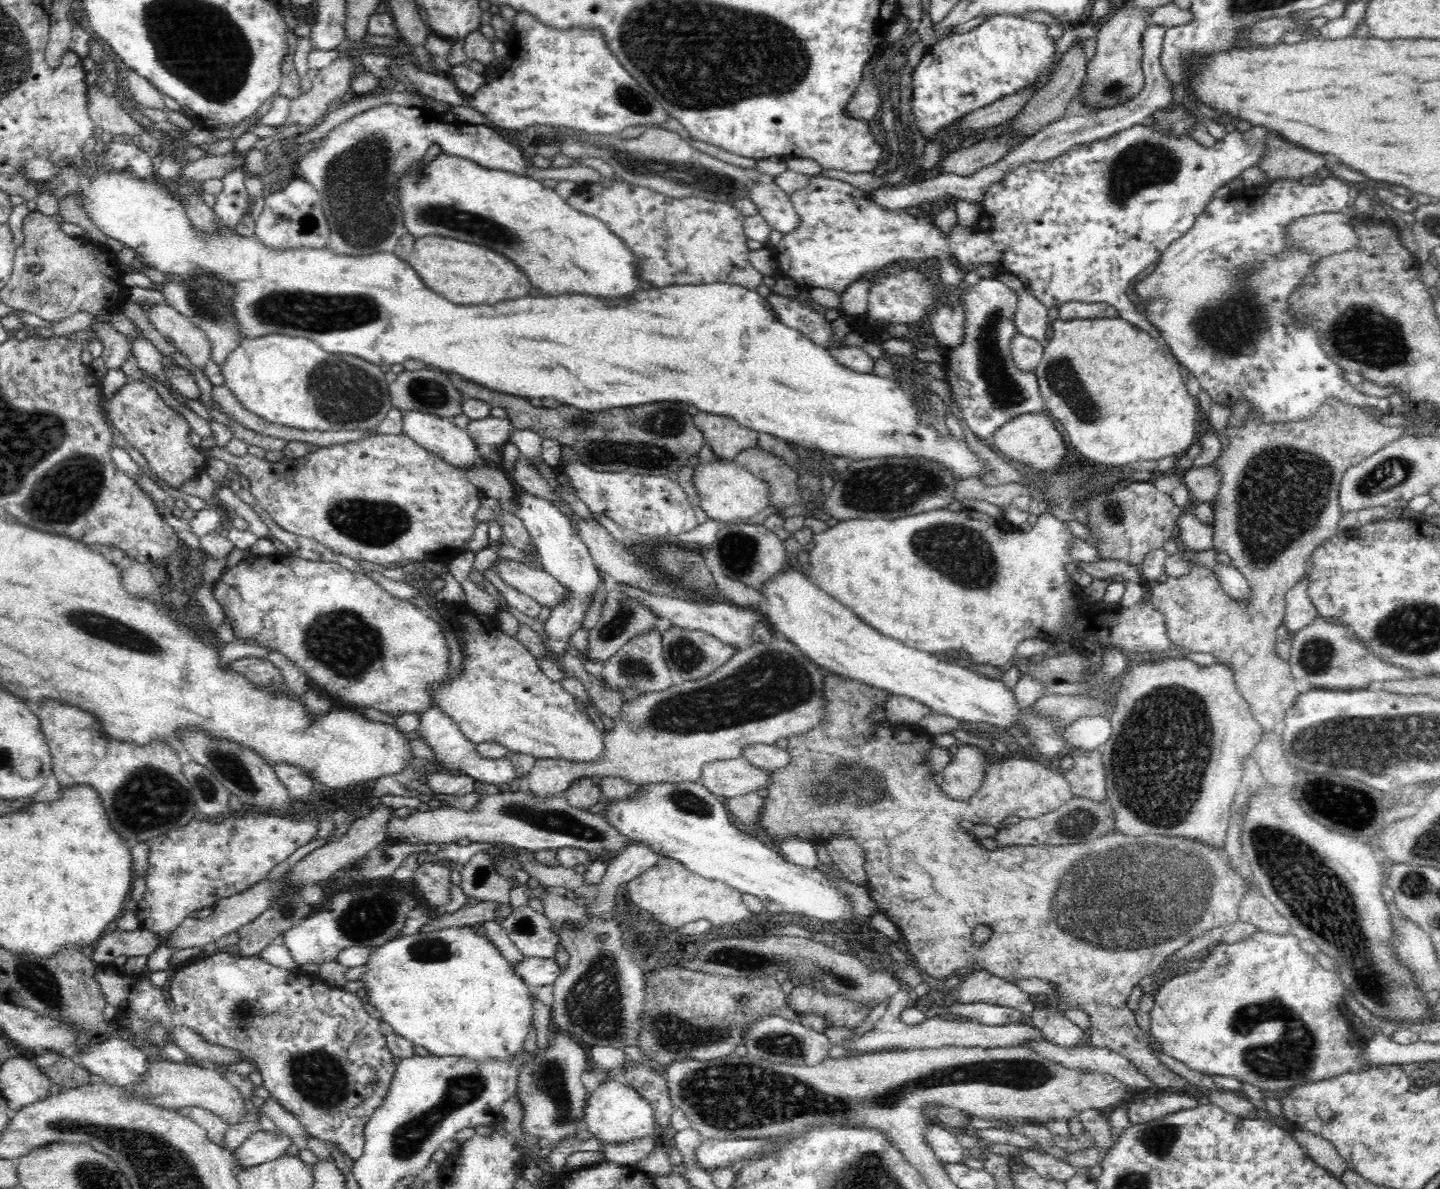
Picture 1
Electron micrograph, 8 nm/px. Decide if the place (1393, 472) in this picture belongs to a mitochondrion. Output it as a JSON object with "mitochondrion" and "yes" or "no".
{"mitochondrion":"yes"}

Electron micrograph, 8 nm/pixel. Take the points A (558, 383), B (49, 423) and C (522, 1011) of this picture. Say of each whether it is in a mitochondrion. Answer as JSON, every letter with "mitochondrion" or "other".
{"A":"other","B":"mitochondrion","C":"other"}

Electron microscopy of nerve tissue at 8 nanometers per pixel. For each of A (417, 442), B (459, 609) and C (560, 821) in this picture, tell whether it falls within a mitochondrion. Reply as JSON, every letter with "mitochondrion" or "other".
{"A":"other","B":"other","C":"mitochondrion"}

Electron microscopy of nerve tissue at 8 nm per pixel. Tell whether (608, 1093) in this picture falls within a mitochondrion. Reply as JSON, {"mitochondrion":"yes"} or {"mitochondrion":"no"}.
{"mitochondrion":"no"}

